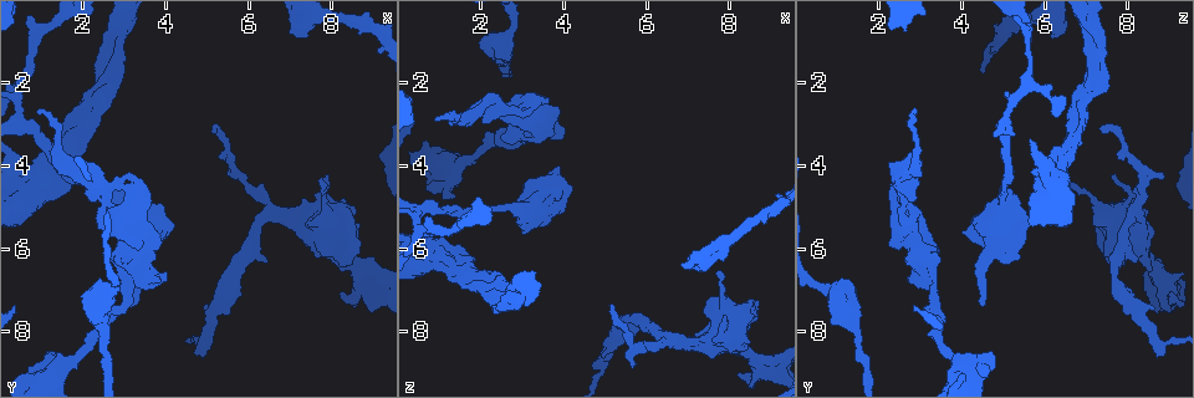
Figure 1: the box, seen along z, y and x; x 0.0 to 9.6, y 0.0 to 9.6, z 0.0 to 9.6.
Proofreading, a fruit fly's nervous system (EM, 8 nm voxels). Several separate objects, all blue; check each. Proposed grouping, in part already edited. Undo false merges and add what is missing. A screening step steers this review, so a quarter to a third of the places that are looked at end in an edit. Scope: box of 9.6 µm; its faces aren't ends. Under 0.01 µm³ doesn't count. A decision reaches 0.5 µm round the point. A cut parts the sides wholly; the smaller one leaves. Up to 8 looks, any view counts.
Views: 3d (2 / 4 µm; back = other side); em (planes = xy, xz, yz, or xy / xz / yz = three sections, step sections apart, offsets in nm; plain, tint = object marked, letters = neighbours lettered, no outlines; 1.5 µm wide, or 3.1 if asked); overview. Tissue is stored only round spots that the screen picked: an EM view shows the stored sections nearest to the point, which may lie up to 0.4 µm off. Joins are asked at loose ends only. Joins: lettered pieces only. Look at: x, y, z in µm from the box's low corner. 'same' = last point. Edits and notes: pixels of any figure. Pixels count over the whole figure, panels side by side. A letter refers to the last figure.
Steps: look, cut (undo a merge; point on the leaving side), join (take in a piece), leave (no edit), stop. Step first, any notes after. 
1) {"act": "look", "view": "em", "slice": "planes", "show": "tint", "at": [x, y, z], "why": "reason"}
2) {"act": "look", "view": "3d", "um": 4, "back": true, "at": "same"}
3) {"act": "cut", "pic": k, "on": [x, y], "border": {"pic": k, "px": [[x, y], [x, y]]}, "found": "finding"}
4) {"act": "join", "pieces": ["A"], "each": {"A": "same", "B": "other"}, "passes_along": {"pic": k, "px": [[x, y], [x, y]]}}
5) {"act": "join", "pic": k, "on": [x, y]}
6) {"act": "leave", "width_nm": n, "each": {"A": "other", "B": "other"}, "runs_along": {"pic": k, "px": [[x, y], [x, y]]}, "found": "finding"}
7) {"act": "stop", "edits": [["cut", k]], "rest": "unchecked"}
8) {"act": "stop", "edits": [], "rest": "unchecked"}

{"act": "look", "view": "em", "slice": "planes", "show": "tint", "at": [3.10, 7.30, 4.45], "why": "branch stops here"}

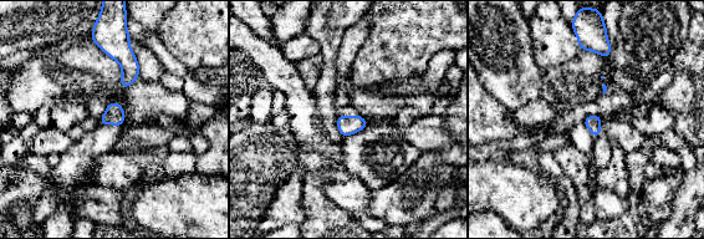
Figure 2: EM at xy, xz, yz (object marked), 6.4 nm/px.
{"act": "look", "view": "em", "slice": "planes", "show": "letters", "at": "same", "why": "see the neighbours"}

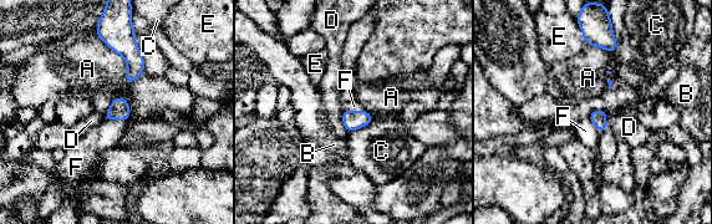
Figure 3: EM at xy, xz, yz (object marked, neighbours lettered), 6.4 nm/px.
{"act": "join", "pieces": ["F"], "each": {"A": "other", "B": "other", "C": "other", "D": "other", "E": "other", "F": "same"}, "passes_along": {"pic": 3, "px": [[120, 108], [115, 118], [107, 133]]}, "found": "the cell continues"}

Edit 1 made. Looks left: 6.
{"act": "look", "view": "em", "slice": "xz", "step": 8, "show": "letters", "at": [3.05, 6.35, 2.60]}

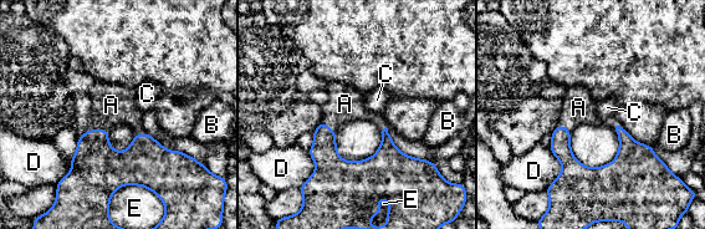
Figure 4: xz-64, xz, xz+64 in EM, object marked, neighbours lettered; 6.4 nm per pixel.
{"act": "look", "view": "em", "slice": "yz", "step": 8, "show": "letters", "at": "same"}

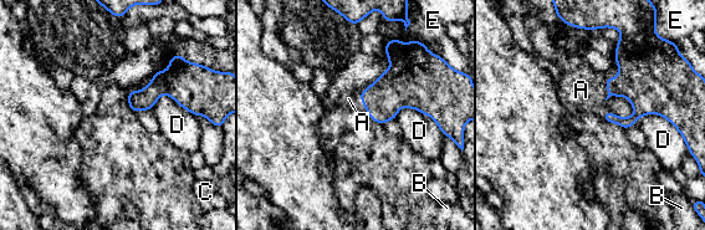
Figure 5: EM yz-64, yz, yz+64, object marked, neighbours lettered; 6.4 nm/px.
{"act": "join", "pieces": ["A"], "each": {"A": "same", "B": "other", "C": "other", "D": "other", "E": "other"}, "found": "the cell continues"}

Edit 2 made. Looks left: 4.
{"act": "look", "view": "3d", "um": 4, "at": [5.15, 3.10, 7.30], "why": "tapers out"}

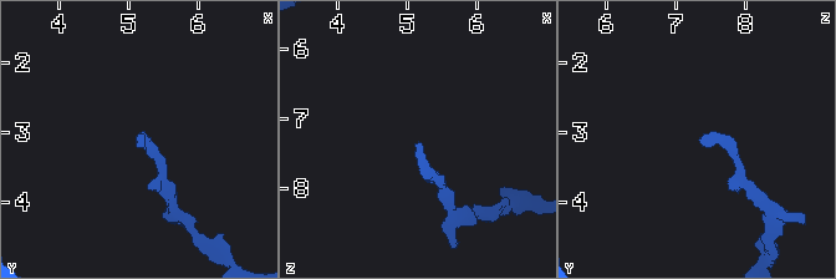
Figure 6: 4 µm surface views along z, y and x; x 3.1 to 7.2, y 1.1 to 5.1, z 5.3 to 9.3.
{"act": "look", "view": "em", "slice": "planes", "show": "letters", "at": [5.15, 3.10, 7.35], "why": "now the EM"}

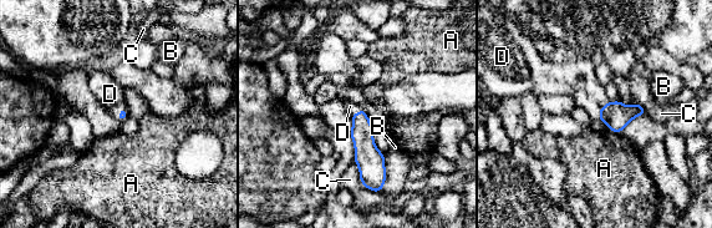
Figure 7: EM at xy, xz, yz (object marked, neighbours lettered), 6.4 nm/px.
{"act": "join", "pieces": ["D"], "each": {"A": "other", "B": "other", "C": "other", "D": "same"}, "found": "the cell continues"}

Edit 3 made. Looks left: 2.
{"act": "stop", "edits": [["join", 3], ["join", 5], ["join", 7]], "rest": "unchecked"}

